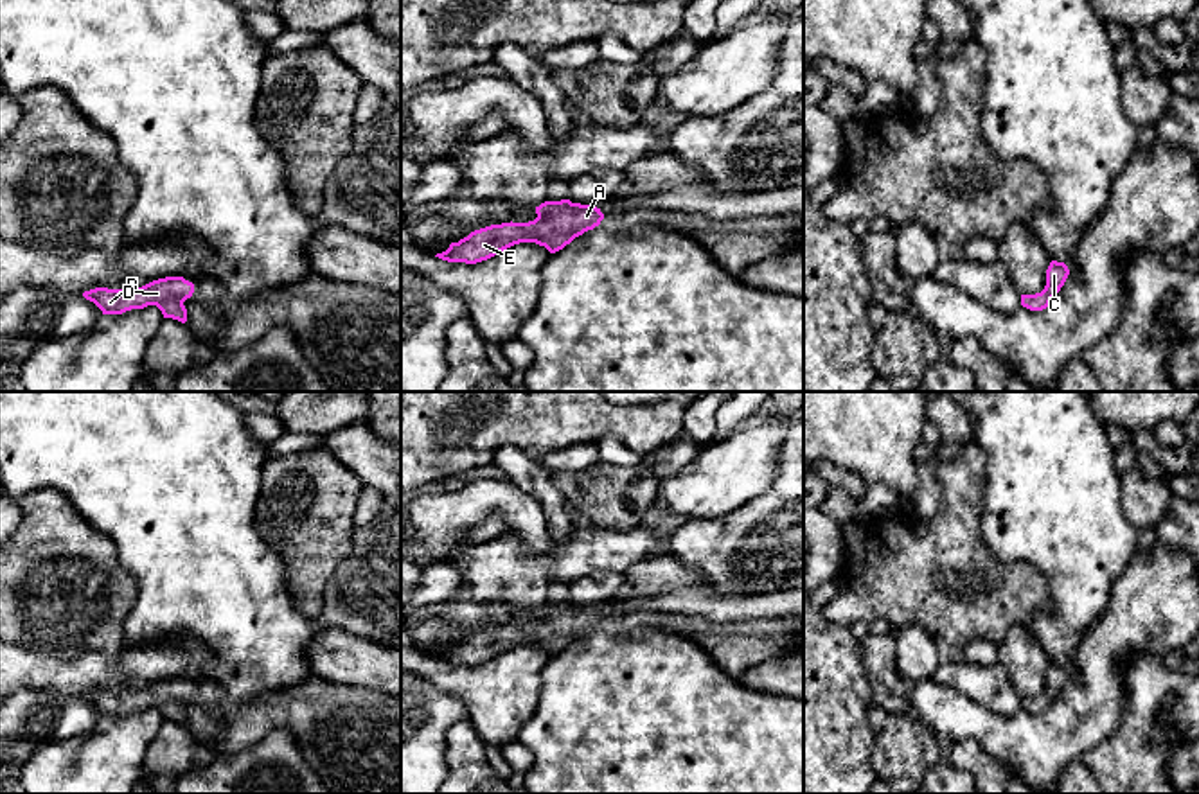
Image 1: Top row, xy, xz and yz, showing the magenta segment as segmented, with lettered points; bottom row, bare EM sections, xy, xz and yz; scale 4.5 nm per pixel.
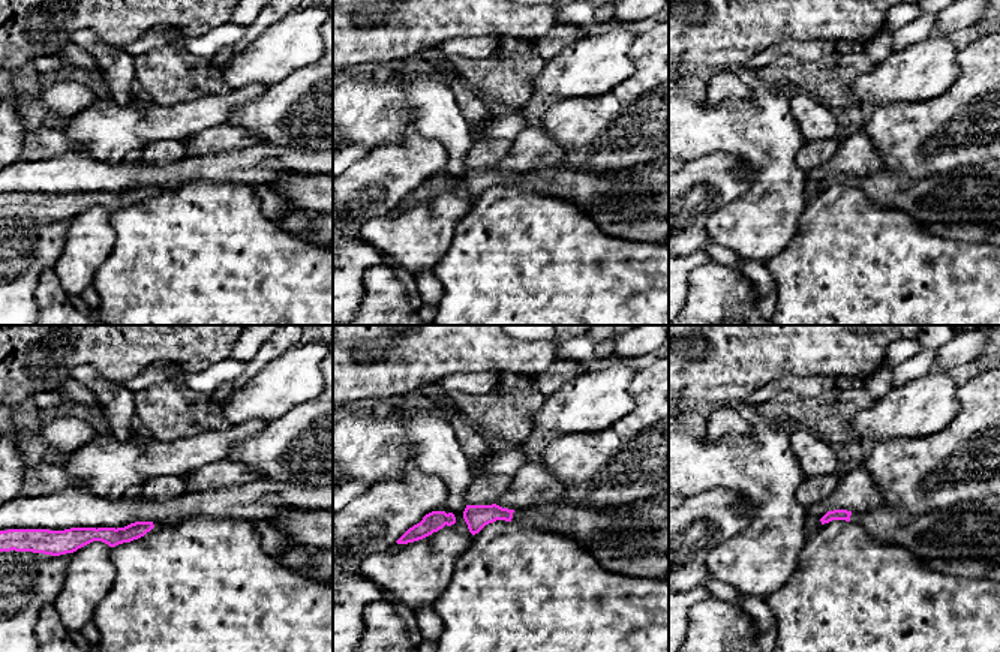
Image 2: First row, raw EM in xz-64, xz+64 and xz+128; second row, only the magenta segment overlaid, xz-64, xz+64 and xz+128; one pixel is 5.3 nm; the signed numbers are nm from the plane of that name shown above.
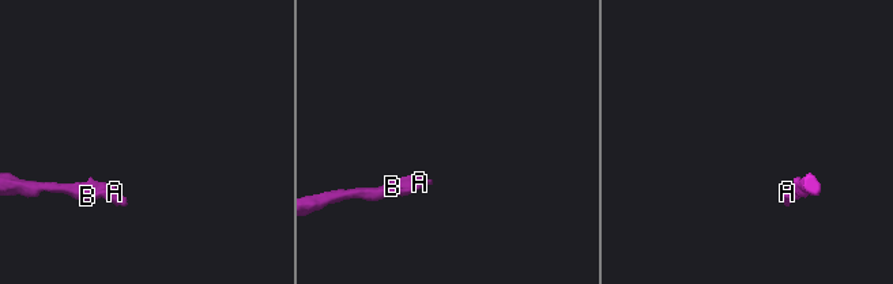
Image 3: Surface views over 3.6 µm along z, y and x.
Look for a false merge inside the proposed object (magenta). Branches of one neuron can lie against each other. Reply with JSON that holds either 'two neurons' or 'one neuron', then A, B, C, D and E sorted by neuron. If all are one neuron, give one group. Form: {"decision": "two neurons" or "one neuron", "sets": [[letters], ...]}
{"decision": "one neuron", "sets": [["A", "B", "C", "D", "E"]]}

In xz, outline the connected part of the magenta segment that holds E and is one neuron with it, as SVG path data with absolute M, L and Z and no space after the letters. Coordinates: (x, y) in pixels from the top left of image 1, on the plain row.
M570 602L545 604L536 609L536 616L537 620L528 625L511 623L475 632L435 659L448 665L476 666L520 645L536 645L555 656L604 622L595 607L572 605Z

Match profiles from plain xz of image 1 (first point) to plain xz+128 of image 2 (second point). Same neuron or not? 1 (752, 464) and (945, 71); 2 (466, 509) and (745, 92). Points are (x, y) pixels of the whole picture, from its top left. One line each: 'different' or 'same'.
1: same
2: different

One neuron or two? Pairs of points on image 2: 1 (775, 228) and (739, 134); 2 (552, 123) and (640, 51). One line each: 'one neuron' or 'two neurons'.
1: one neuron
2: one neuron

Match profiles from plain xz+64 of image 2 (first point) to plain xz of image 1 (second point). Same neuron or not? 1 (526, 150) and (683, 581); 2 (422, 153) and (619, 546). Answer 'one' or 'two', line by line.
1: one
2: one

